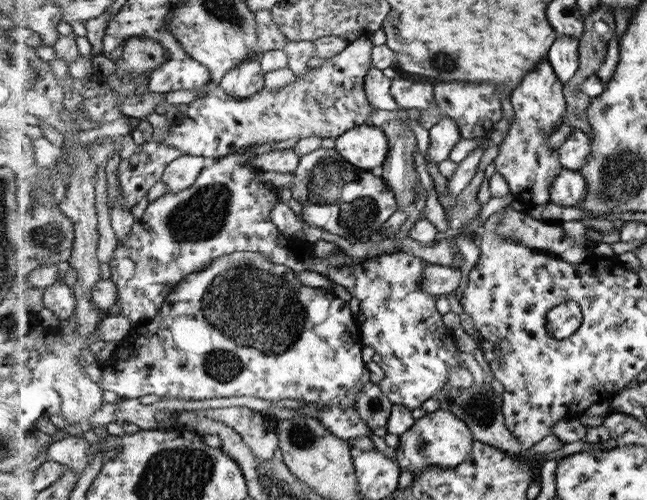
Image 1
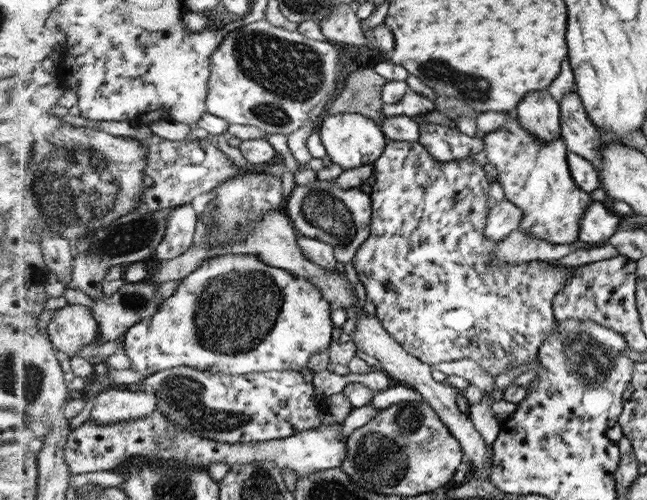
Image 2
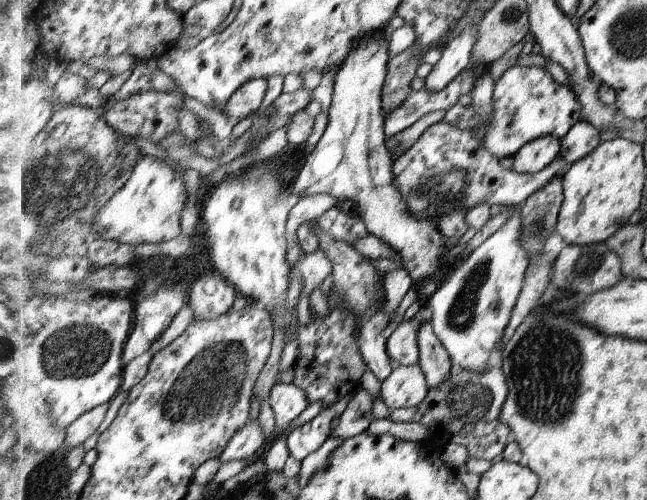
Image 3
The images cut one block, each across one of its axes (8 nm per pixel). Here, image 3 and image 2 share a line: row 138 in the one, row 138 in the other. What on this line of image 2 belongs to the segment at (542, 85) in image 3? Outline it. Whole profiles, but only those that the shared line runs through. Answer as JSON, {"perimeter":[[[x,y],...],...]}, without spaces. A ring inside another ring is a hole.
{"perimeter":[[[514,111],[508,112],[508,120],[502,128],[482,136],[482,139],[488,162],[498,170],[497,181],[502,185],[506,200],[513,202],[523,212],[519,228],[552,244],[572,244],[578,241],[580,221],[593,200],[571,174],[566,139],[557,138],[552,142],[543,142],[538,135],[531,134],[520,123],[520,118]]]}

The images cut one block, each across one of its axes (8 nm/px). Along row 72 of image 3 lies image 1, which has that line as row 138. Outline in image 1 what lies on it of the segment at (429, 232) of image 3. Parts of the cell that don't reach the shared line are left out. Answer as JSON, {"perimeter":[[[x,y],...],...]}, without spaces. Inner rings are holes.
{"perimeter":[[[363,124],[336,138],[335,149],[354,166],[371,171],[387,160],[390,140],[381,128]]]}

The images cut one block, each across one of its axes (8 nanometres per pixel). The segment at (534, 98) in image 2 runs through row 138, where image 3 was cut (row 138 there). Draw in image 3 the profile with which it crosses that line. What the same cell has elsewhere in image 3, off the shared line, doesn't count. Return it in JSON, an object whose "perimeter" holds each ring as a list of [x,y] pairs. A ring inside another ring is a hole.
{"perimeter":[[[545,136],[534,139],[526,144],[513,156],[513,169],[522,174],[534,174],[546,168],[559,154],[561,149],[560,139]]]}

